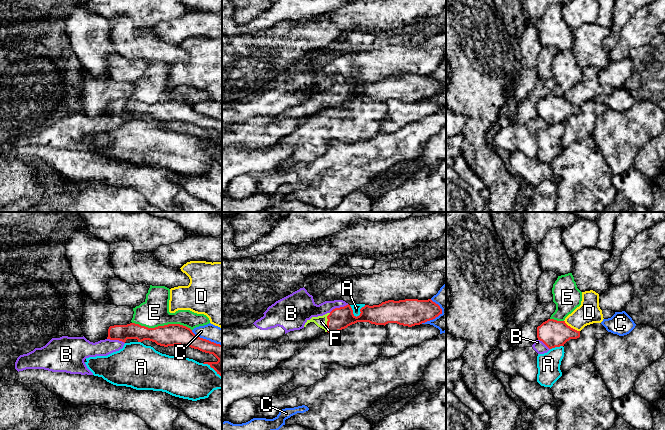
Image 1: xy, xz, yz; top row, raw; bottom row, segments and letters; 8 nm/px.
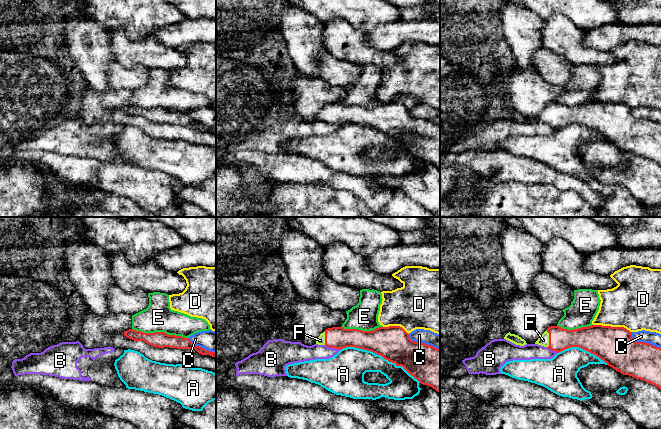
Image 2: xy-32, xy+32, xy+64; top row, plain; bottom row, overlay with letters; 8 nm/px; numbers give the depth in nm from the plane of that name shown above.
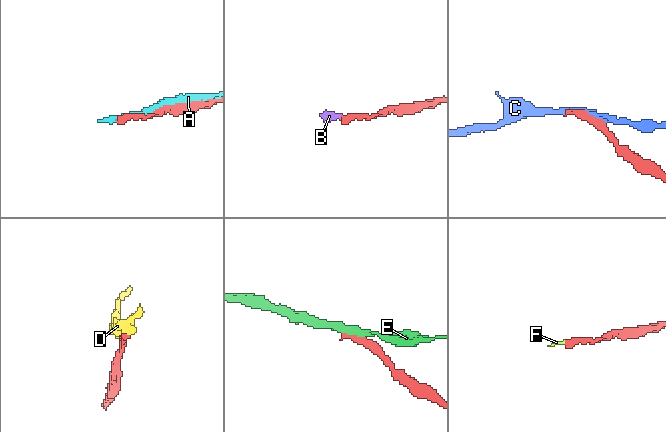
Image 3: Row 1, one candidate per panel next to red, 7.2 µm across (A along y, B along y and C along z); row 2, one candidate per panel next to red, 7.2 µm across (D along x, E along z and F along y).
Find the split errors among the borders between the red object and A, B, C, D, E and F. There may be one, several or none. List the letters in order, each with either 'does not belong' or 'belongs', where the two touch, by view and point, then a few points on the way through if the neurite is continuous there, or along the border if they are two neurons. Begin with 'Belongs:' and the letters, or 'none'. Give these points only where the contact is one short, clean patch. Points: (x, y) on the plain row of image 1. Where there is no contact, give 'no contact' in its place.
Belongs: F
A: does not belong; contact xz (357, 92)
B: does not belong; contact xz (338, 84); border xz (348, 80), (342, 83), (335, 83), (329, 88)
C: does not belong; contact xy (205, 115)
D: does not belong; contact yz (570, 103)
E: does not belong; contact xy (162, 102)
F: belongs; contact xz (327, 98)

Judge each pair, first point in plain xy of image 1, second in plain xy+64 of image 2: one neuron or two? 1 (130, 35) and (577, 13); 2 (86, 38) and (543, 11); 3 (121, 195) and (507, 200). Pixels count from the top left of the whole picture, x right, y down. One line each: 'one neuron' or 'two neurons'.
1: two neurons
2: two neurons
3: one neuron

